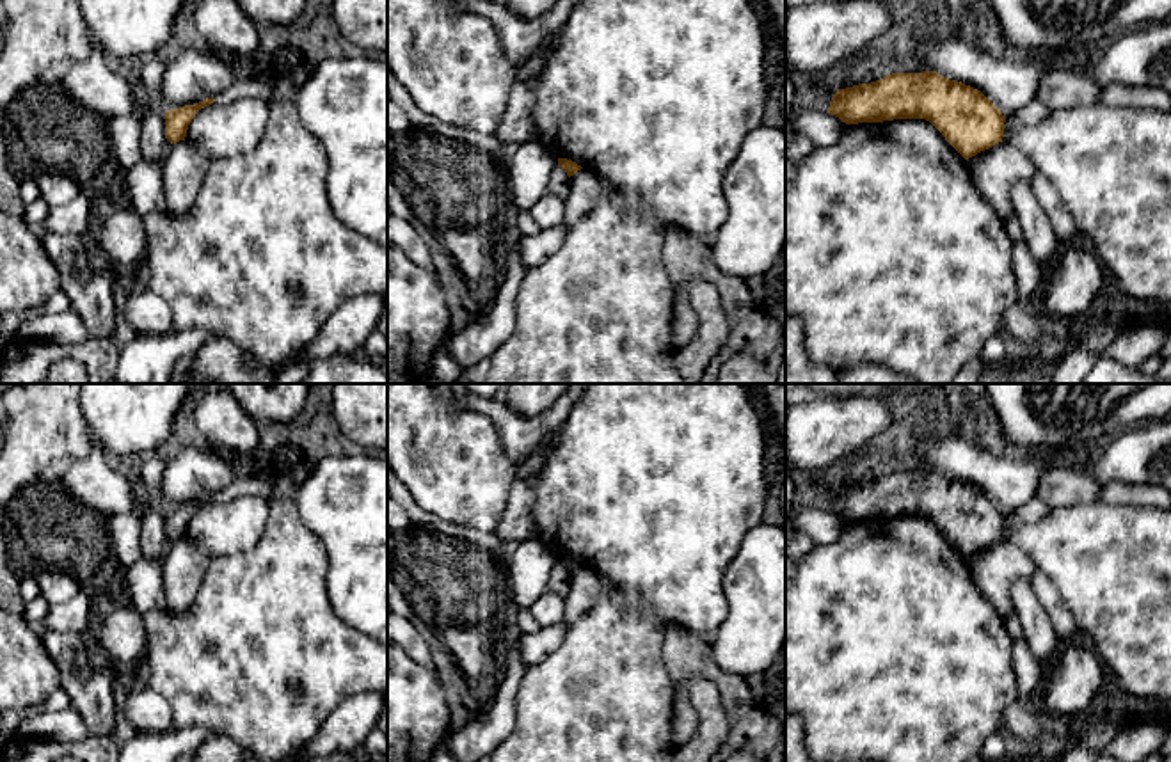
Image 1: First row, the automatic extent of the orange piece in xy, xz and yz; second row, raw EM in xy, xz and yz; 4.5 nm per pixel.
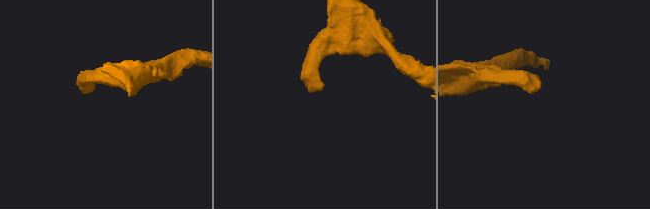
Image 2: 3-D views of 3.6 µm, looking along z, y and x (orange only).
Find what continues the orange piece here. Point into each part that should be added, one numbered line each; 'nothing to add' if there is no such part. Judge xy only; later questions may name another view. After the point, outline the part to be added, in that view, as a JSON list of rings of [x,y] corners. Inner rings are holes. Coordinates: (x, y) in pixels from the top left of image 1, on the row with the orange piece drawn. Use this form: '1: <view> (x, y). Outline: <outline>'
nothing to add

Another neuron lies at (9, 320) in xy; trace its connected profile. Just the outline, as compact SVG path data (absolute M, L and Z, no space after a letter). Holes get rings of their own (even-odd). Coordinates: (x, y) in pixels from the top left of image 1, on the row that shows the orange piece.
M59 290L37 307L0 313L0 352L11 339L18 337L18 330L25 320L37 318L43 314L60 314L66 311L69 311L69 300L66 293Z

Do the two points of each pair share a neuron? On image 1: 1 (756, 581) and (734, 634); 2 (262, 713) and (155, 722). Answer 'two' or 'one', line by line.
1: one
2: two

